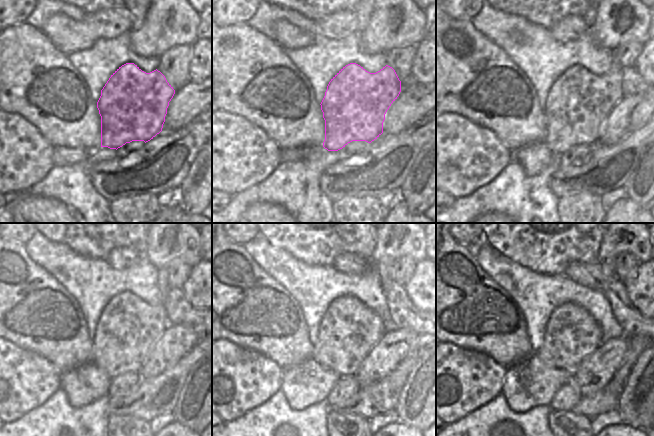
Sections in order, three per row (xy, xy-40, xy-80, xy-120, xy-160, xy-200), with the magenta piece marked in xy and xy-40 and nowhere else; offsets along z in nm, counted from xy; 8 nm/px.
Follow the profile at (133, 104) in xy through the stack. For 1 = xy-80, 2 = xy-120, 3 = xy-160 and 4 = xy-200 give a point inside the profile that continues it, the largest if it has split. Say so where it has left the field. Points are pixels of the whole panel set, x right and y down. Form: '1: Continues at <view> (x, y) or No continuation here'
1: Continues at xy-80 (578, 103)
2: Continues at xy-120 (128, 326)
3: Continues at xy-160 (349, 329)
4: Continues at xy-200 (571, 335)

